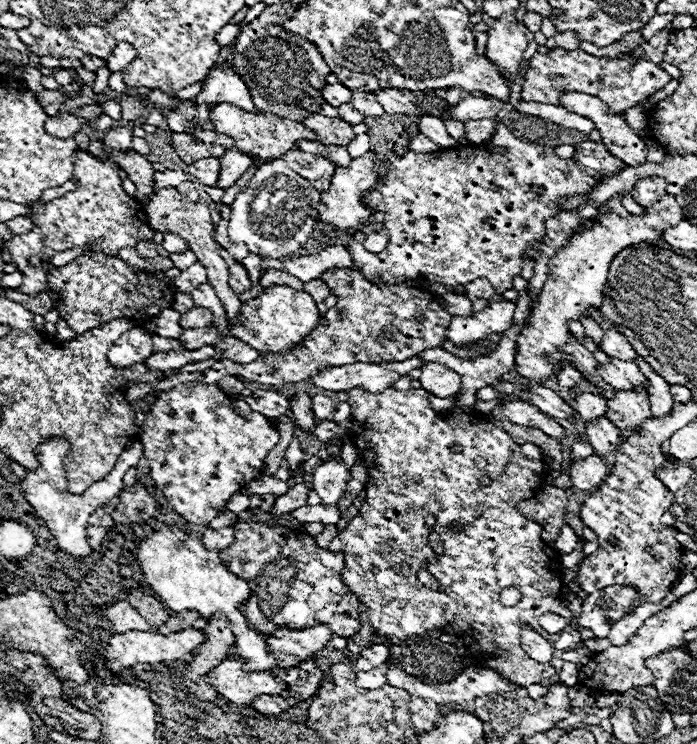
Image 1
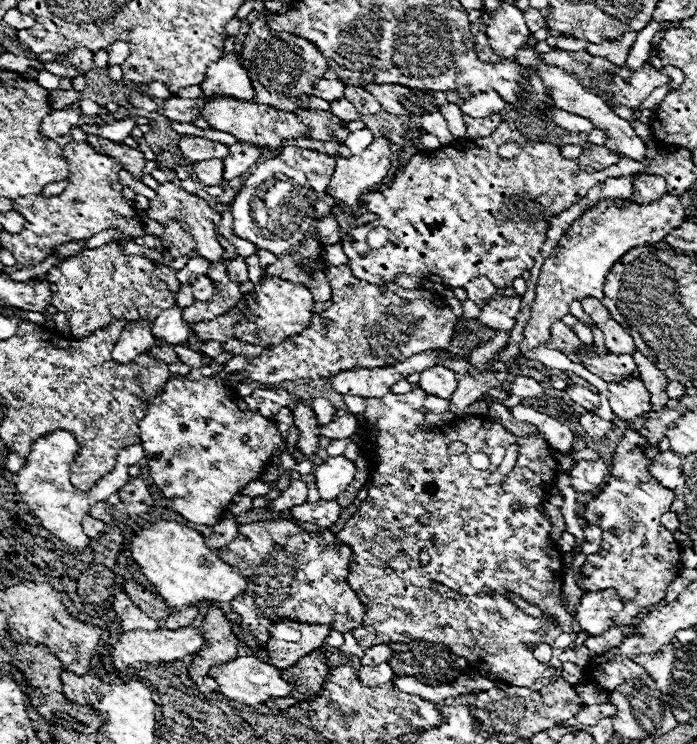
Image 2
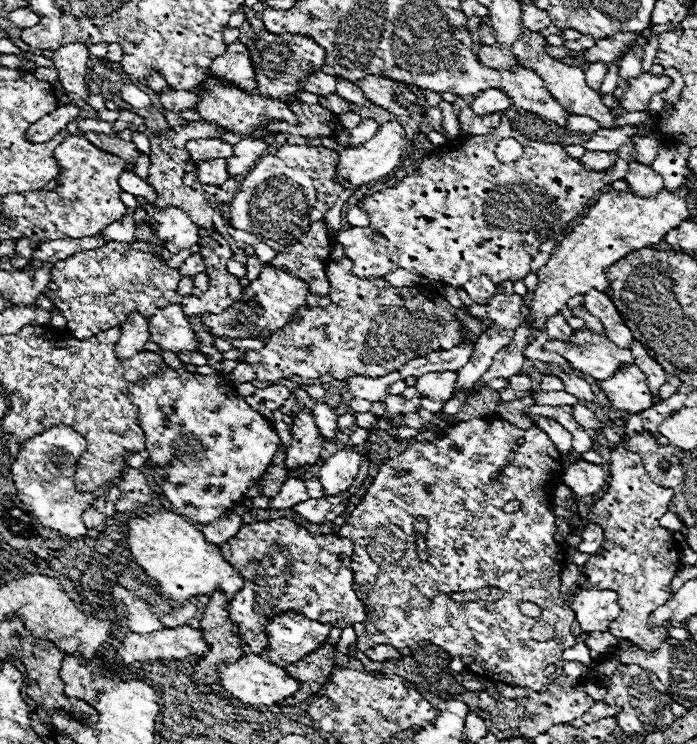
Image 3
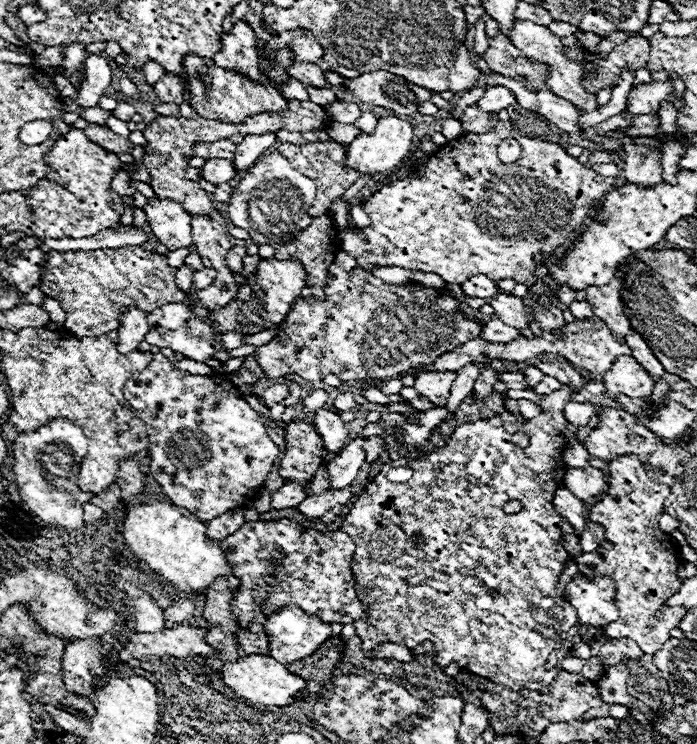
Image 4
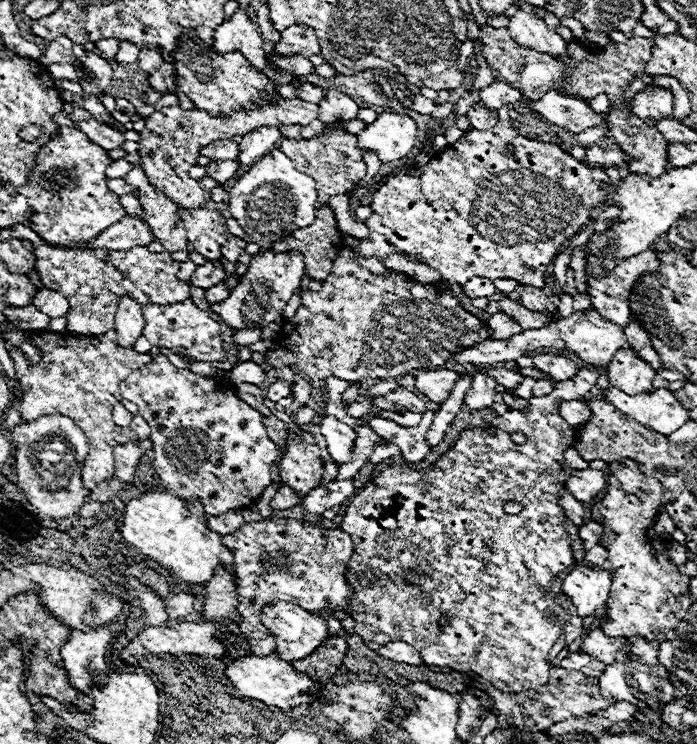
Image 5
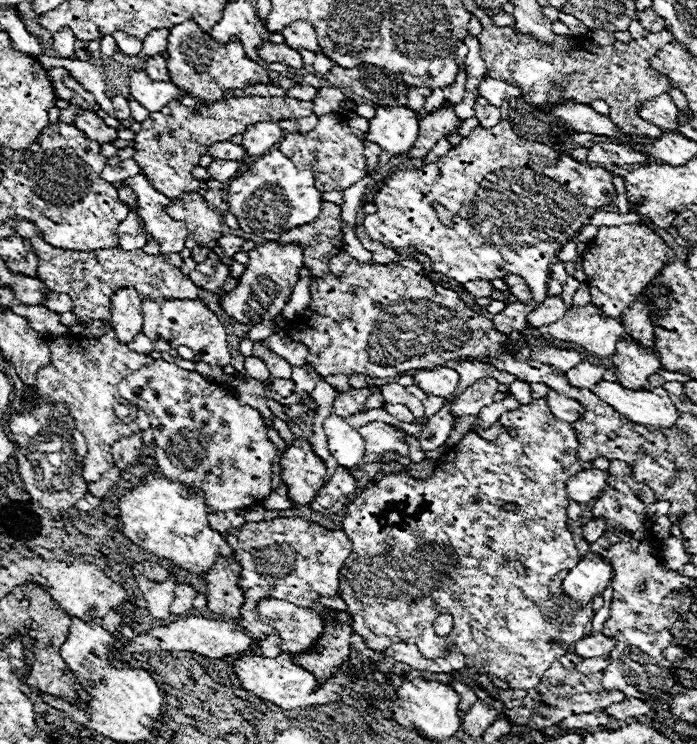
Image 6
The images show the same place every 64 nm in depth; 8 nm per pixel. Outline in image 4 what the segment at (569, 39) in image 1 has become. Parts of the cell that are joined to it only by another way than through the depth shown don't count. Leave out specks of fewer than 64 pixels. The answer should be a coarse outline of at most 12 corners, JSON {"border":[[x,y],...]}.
{"border":[[592,32],[578,36],[578,46],[584,50],[598,46],[602,36]]}

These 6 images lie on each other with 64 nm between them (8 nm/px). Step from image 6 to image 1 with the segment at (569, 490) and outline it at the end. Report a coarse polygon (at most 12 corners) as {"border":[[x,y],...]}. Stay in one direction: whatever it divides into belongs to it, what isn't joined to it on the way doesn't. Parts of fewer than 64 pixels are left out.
{"border":[[598,456],[576,460],[570,470],[578,490],[598,490],[608,468]]}

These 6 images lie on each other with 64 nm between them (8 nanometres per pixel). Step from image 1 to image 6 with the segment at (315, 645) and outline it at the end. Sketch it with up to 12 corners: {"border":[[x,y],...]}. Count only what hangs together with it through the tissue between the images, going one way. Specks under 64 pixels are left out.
{"border":[[264,598],[256,610],[288,654],[324,630],[316,610]]}

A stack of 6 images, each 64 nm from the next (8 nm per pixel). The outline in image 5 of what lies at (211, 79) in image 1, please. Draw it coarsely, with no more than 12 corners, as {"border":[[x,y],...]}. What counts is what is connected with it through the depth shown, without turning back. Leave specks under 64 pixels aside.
{"border":[[246,8],[214,30],[218,54],[238,50],[258,70],[268,64],[258,24]]}

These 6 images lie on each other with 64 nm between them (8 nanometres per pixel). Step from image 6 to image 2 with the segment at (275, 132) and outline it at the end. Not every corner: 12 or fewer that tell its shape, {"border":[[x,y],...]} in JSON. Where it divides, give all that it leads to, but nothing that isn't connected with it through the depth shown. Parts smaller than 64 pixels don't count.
{"border":[[246,142],[230,146],[224,180],[248,174],[262,148]]}

